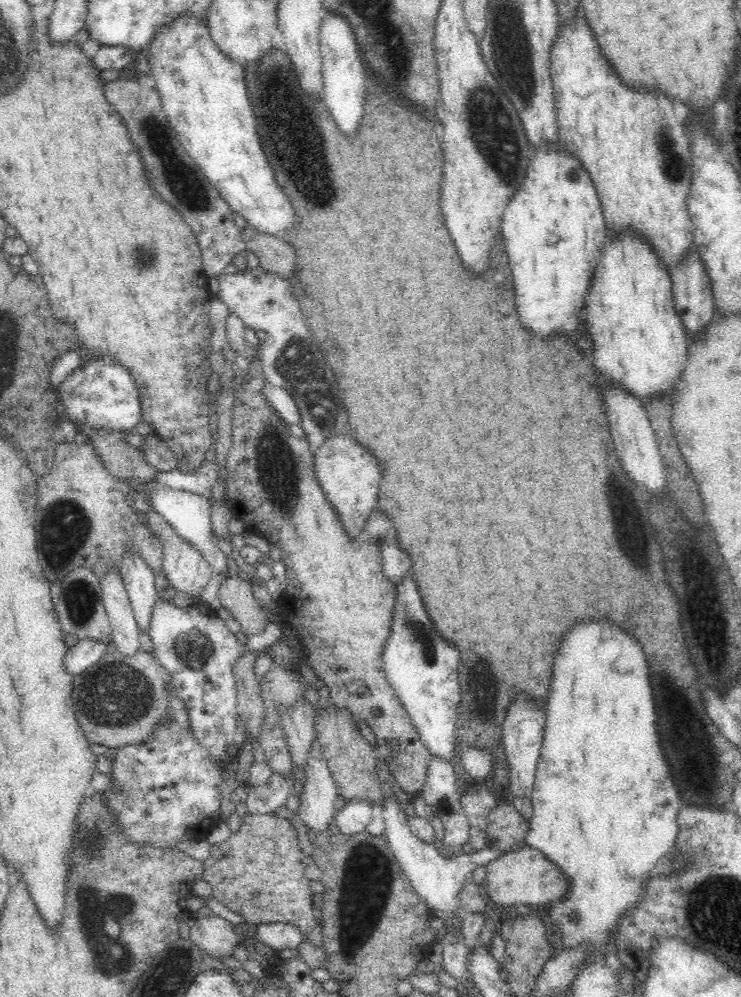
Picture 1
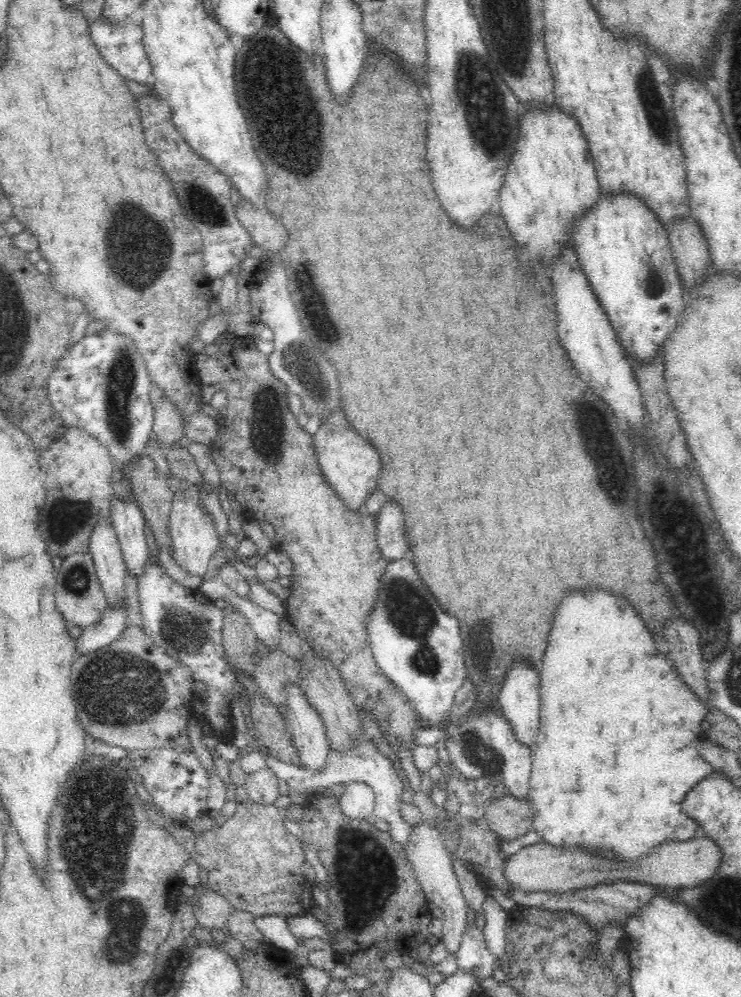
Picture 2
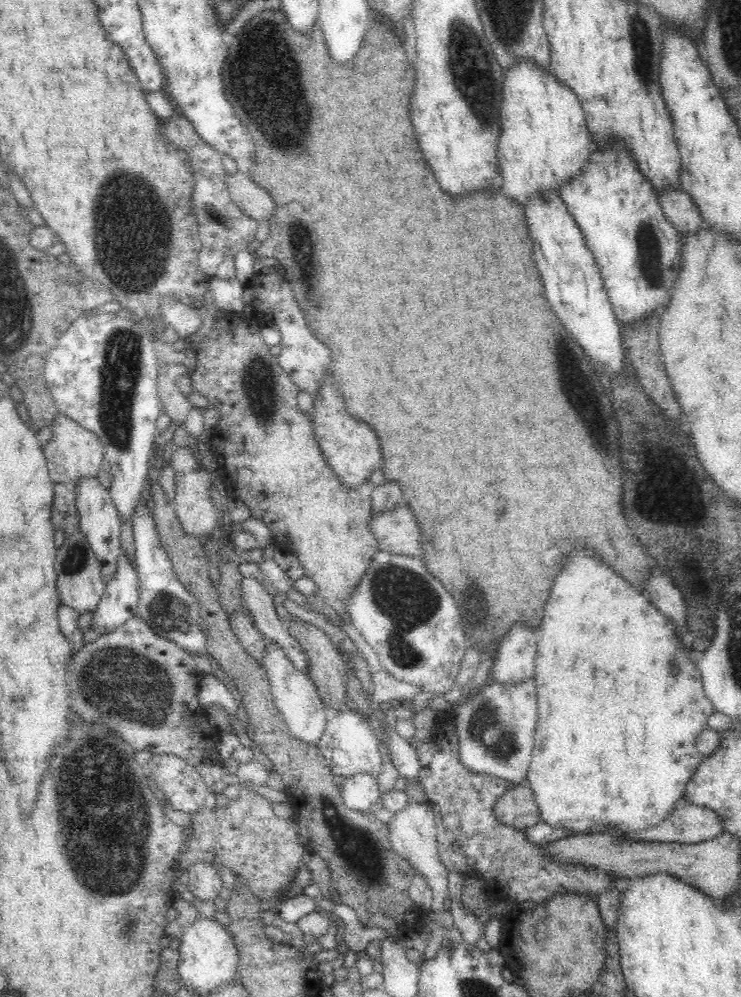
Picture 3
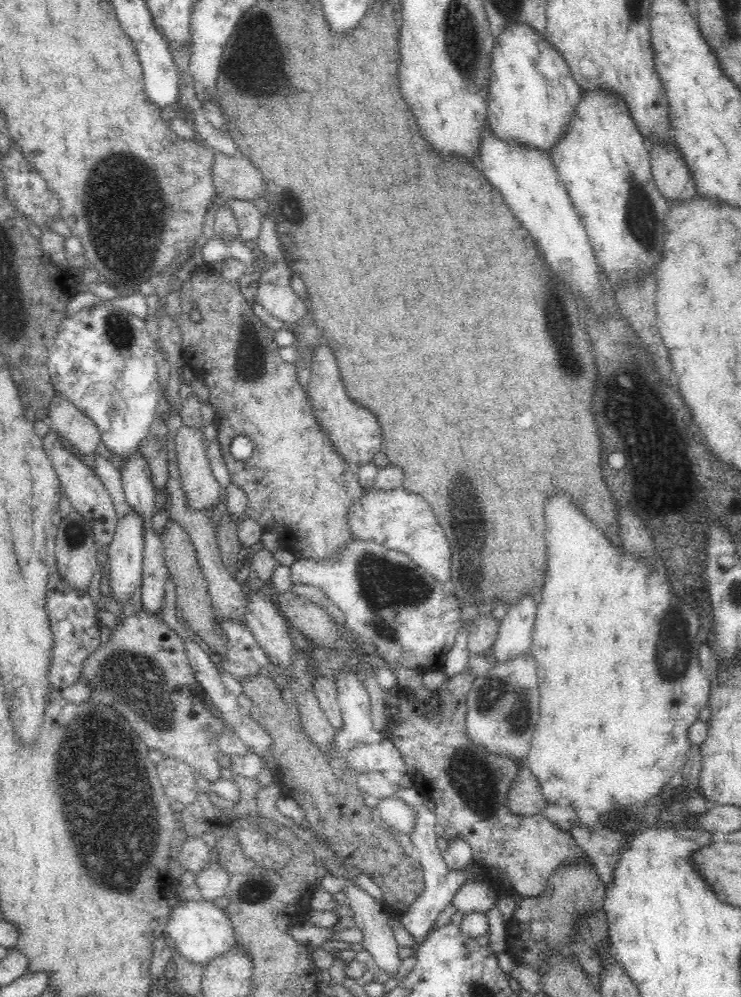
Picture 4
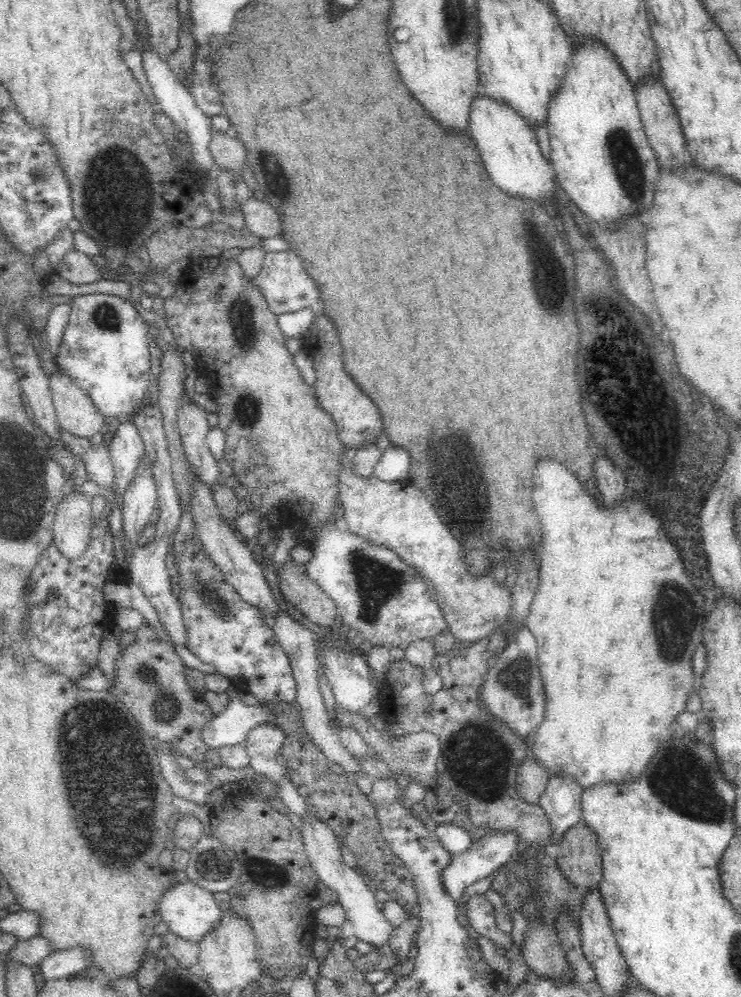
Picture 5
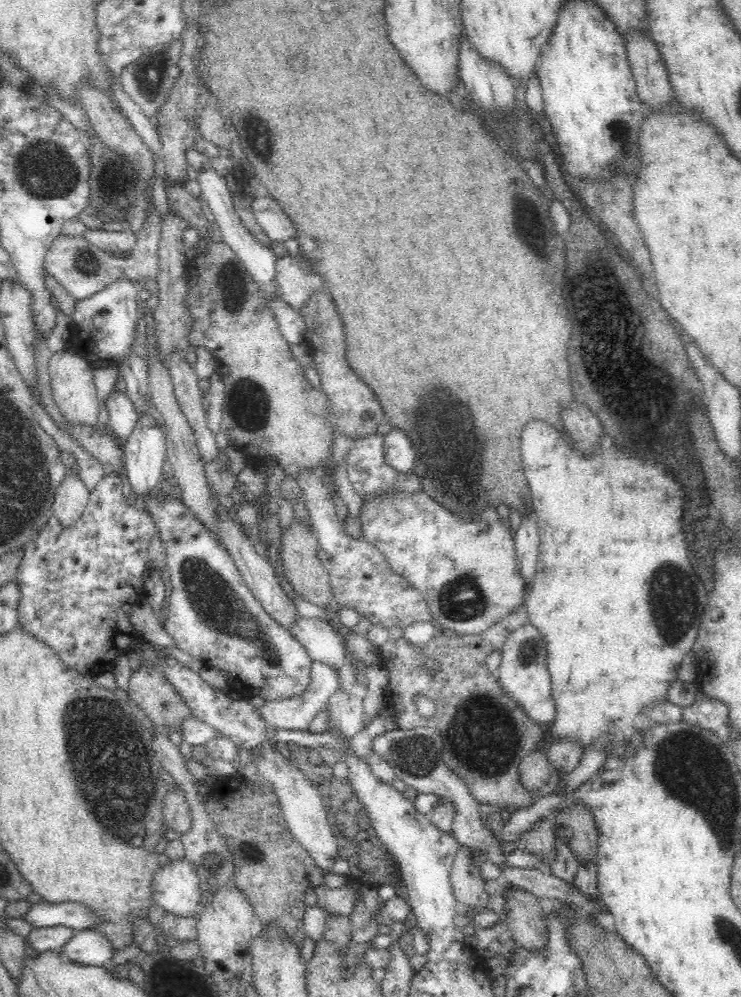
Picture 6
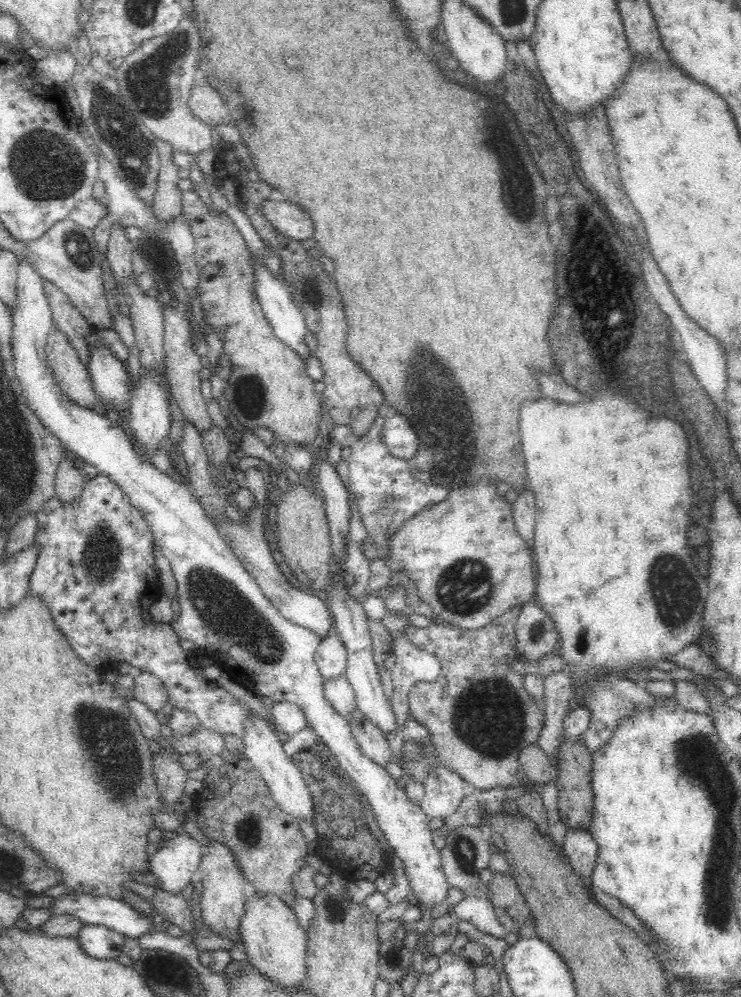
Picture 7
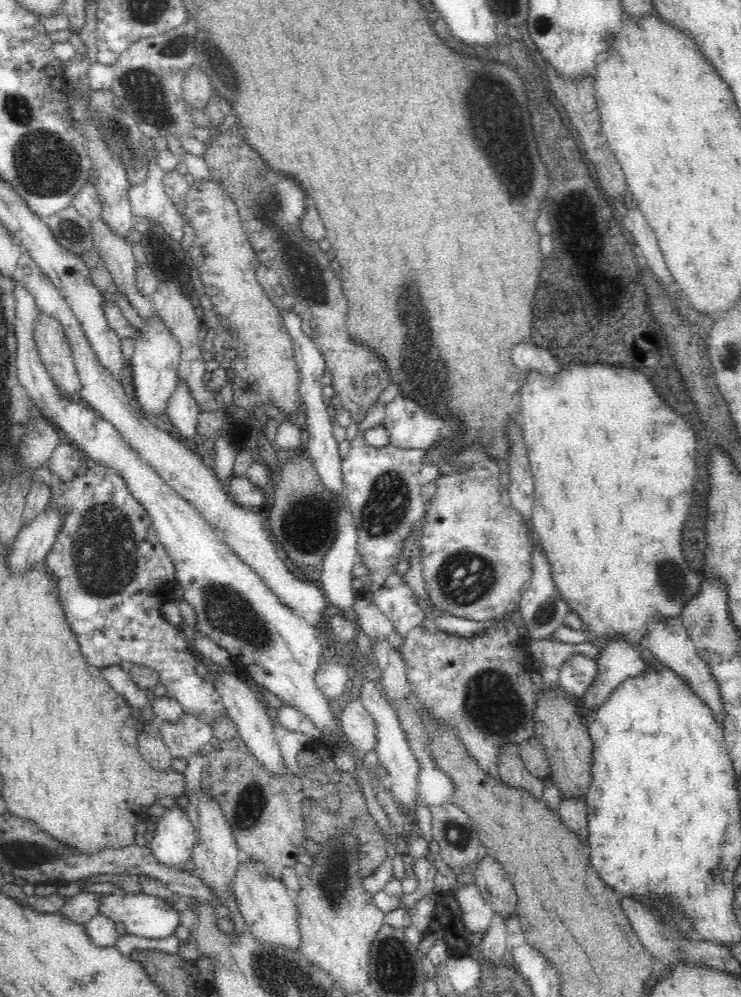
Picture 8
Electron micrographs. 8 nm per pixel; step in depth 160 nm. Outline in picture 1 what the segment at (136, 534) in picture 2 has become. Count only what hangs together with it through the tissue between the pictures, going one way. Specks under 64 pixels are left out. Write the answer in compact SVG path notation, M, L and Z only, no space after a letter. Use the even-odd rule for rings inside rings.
M128 553L122 559L119 570L139 631L149 634L152 611L159 598L154 587L154 573L140 553Z

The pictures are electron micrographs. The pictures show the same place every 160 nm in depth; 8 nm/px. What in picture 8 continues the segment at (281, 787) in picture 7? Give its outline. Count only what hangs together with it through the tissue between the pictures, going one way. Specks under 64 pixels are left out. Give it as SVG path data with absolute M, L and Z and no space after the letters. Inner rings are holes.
M234 669L220 670L216 674L216 684L213 685L220 693L224 707L228 711L228 717L236 724L237 734L246 743L248 751L260 761L264 768L277 778L288 776L287 768L281 755L281 748L273 731L273 712L260 704L259 693L252 683L243 675L237 675Z

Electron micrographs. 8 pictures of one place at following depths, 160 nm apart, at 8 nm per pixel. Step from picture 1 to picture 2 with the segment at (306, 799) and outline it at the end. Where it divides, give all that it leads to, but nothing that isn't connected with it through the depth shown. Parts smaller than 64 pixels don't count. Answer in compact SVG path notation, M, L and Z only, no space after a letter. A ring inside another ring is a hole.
M288 685L287 728L293 734L300 769L306 772L322 772L326 766L329 742L324 723L318 712L310 706L299 685Z

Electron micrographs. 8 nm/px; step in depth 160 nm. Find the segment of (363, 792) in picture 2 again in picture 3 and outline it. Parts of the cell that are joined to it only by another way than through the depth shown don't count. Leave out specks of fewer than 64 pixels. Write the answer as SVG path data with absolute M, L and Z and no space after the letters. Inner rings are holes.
M356 774L346 778L340 789L342 802L358 812L369 812L379 796L377 780L370 774Z

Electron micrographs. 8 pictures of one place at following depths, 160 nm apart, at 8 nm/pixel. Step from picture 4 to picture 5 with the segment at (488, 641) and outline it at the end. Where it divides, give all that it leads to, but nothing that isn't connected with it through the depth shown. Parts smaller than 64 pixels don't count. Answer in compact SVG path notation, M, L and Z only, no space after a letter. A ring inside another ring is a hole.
M347 472L339 476L339 500L344 509L341 521L344 530L388 547L420 573L440 605L451 637L457 644L476 643L493 634L498 627L504 627L512 604L510 593L505 585L496 584L492 573L481 577L468 573L460 541L438 518L420 489L406 481L363 479Z

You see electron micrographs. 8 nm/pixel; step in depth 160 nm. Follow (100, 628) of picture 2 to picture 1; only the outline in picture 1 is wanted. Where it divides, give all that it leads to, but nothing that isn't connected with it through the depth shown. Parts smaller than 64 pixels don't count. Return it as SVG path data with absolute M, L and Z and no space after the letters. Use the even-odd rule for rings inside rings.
M79 640L66 652L64 660L65 672L76 678L86 673L94 664L97 664L108 652L107 646L96 640Z

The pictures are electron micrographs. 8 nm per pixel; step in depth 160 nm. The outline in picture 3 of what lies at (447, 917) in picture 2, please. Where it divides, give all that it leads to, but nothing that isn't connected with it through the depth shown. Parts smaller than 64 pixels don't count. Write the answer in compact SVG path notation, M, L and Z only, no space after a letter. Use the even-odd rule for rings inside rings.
M395 790L381 794L384 800L384 809L394 813L392 821L389 823L389 839L392 848L398 856L408 861L414 867L415 874L424 877L428 888L432 892L433 912L438 915L445 902L451 900L448 888L449 870L441 863L438 852L438 832L440 824L435 820L433 804L424 798L410 798L406 793Z

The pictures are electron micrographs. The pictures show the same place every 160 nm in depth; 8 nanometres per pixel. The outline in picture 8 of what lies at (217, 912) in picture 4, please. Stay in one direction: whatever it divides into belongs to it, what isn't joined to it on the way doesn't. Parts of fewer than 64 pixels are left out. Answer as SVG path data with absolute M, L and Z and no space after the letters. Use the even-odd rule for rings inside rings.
M174 805L155 821L156 831L149 836L149 849L158 863L183 868L184 863L190 860L196 840L188 813Z

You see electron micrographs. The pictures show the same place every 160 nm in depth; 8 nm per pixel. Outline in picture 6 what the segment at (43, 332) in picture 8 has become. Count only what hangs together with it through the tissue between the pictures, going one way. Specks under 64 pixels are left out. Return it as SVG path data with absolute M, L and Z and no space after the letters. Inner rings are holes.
M64 349L50 357L48 366L54 402L64 415L64 420L73 426L94 427L98 418L98 400L90 365L75 351Z

